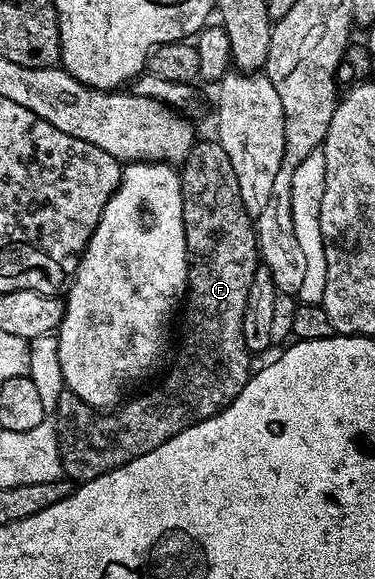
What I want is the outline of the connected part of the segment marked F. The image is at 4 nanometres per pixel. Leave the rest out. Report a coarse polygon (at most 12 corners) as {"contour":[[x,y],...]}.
{"contour":[[218,141],[180,173],[182,347],[99,412],[63,389],[62,473],[99,478],[216,416],[251,376],[255,223]]}

